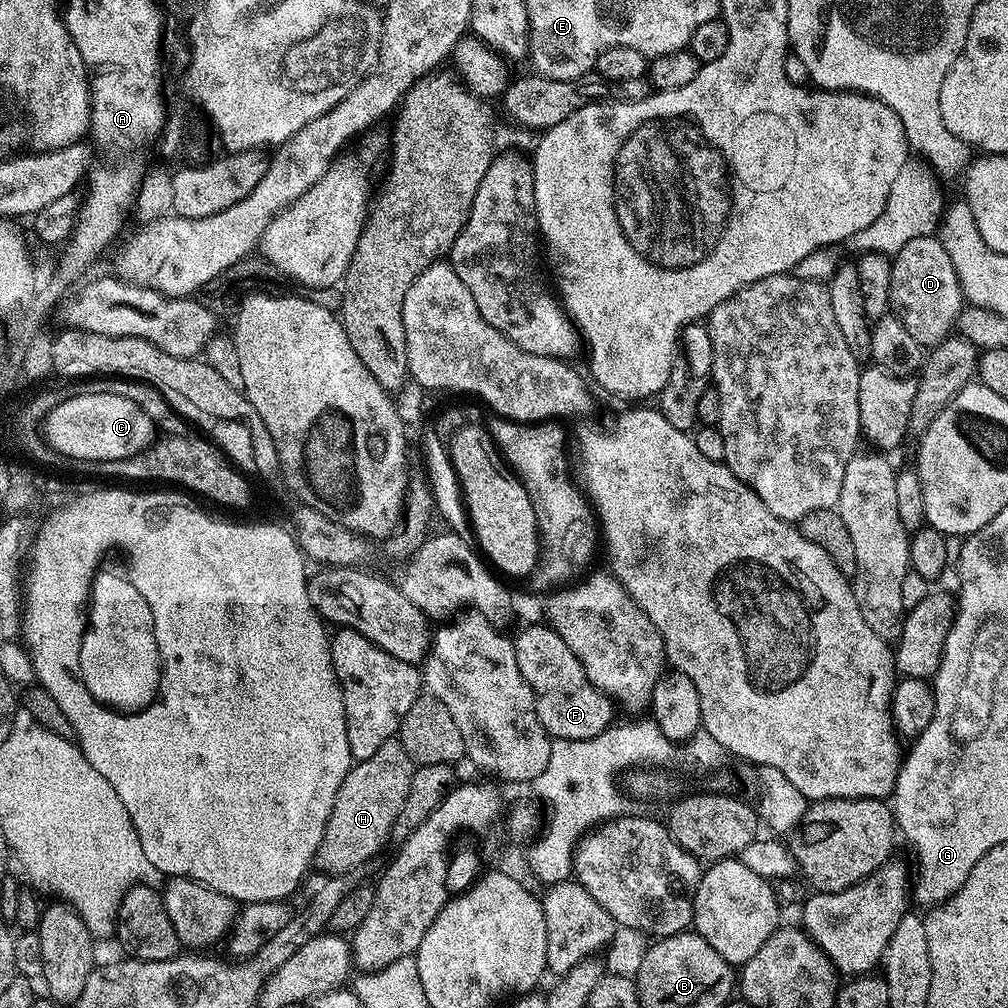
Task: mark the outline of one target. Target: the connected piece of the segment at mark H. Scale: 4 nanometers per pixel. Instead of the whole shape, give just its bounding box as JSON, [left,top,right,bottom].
[315,738,414,876]

